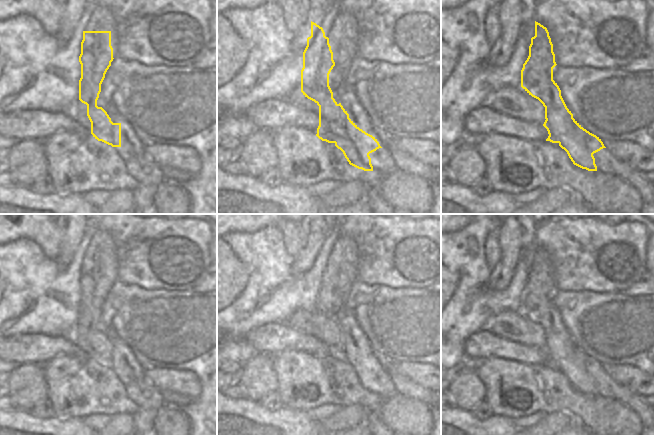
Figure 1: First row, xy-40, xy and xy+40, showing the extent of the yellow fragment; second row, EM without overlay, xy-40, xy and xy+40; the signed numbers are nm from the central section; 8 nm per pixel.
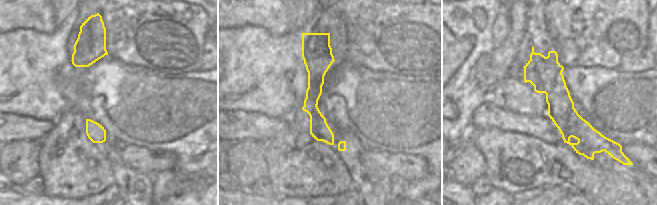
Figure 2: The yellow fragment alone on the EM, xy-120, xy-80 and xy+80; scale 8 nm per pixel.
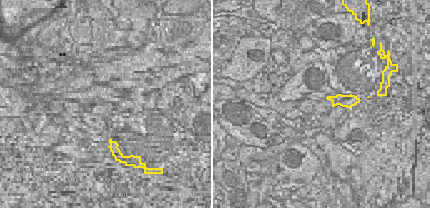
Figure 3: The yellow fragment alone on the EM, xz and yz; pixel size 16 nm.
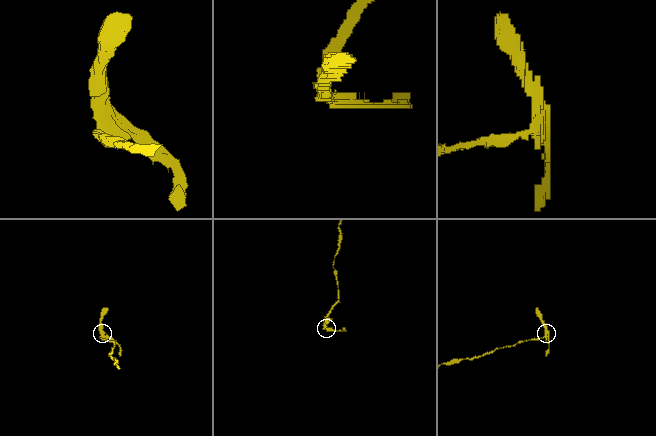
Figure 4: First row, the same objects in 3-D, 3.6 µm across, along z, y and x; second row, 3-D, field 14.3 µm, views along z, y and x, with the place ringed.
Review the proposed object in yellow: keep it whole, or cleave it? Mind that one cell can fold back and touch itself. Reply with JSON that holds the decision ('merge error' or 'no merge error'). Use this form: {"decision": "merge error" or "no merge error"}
{"decision": "merge error"}

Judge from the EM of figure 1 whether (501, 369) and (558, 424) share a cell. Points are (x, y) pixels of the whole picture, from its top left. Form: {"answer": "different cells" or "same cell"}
{"answer": "different cells"}

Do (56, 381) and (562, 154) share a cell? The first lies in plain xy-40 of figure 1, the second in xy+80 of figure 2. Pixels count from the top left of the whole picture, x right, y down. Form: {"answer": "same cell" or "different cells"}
{"answer": "same cell"}

